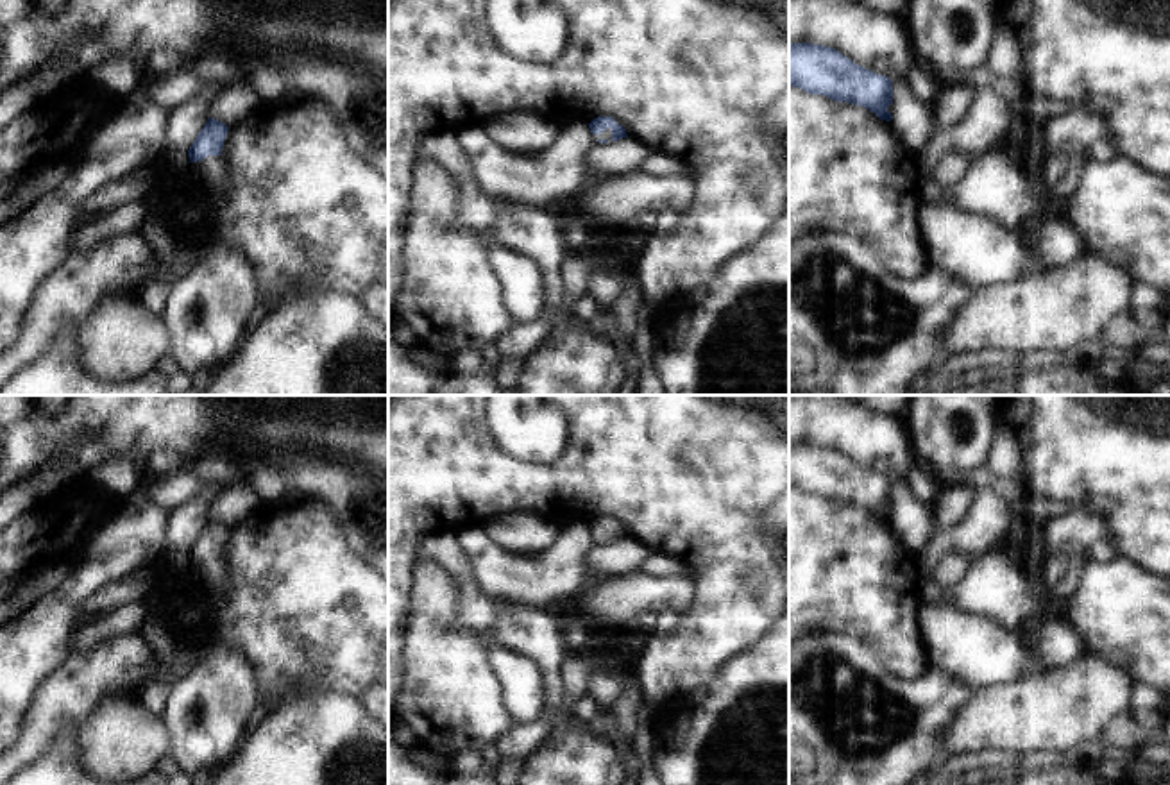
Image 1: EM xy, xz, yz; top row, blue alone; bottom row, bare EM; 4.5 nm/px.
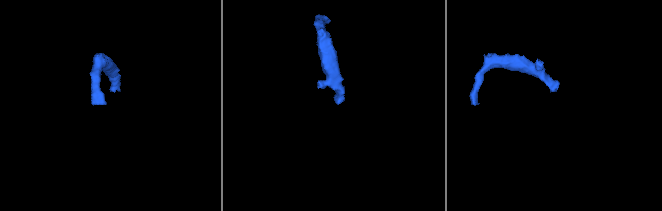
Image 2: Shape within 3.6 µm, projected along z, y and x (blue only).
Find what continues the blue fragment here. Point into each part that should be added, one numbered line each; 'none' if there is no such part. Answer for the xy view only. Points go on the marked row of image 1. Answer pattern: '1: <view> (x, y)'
1: xy (210, 172)

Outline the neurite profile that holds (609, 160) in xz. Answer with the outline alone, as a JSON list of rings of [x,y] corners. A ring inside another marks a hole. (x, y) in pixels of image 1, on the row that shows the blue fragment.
[[[630,136],[608,143],[596,141],[585,156],[585,166],[592,175],[617,177],[639,170],[649,154],[648,147]]]

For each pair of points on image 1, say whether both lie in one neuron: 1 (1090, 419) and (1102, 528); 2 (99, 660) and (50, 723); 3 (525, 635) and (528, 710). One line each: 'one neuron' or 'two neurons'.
1: two neurons
2: one neuron
3: two neurons

